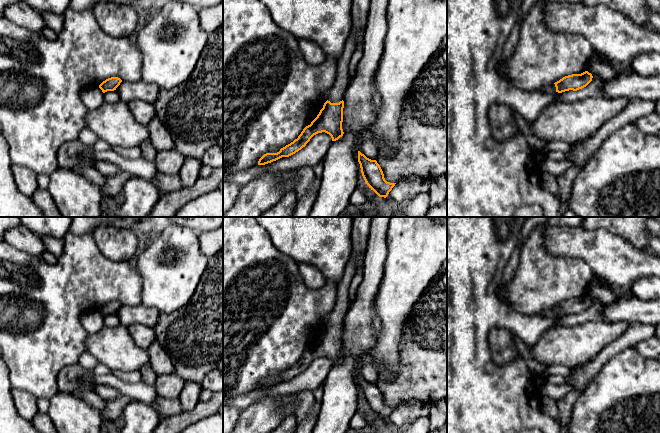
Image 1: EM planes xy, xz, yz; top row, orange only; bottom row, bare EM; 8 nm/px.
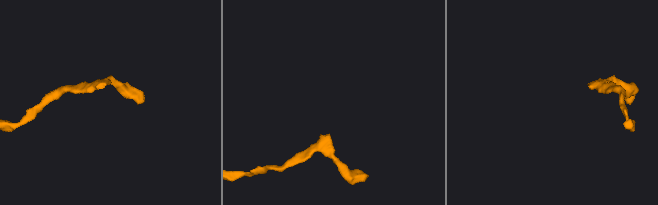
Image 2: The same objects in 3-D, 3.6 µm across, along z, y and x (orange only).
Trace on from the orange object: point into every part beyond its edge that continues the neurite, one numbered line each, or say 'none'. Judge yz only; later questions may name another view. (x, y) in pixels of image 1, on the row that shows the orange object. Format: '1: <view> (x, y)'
1: yz (551, 88)

